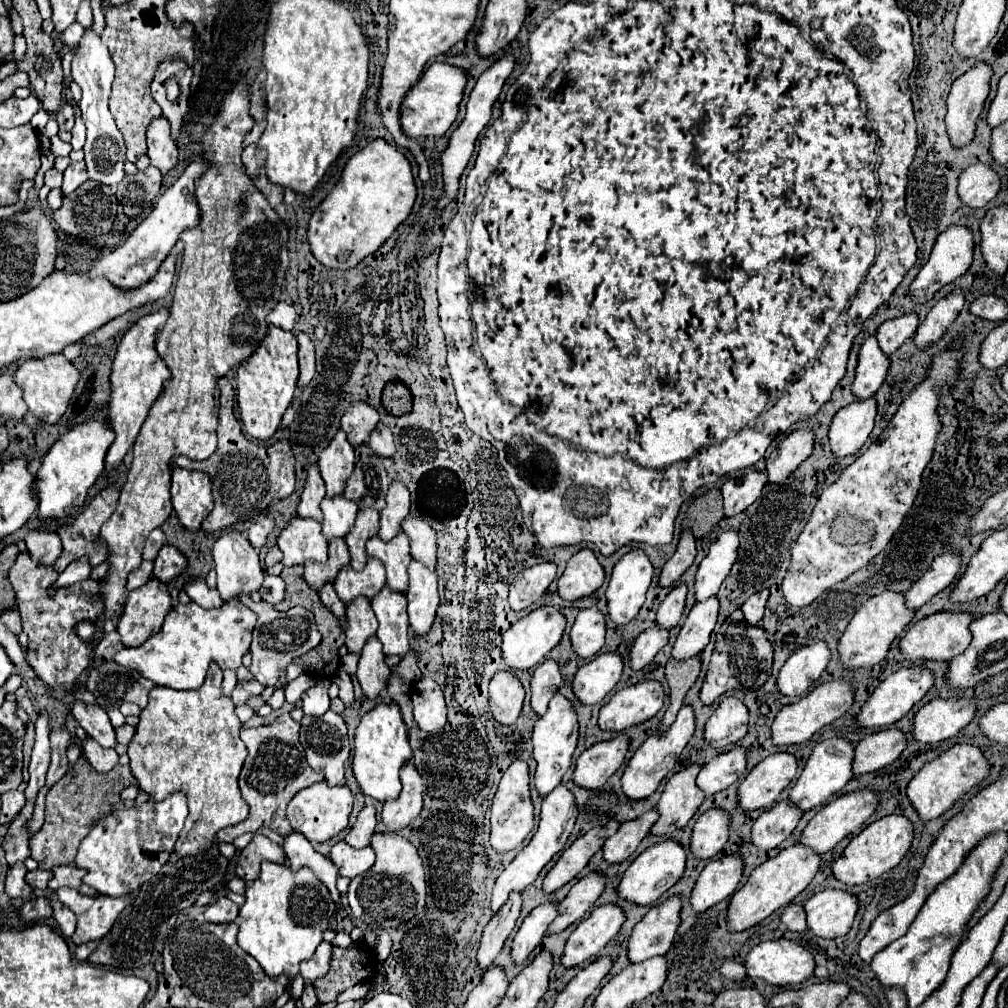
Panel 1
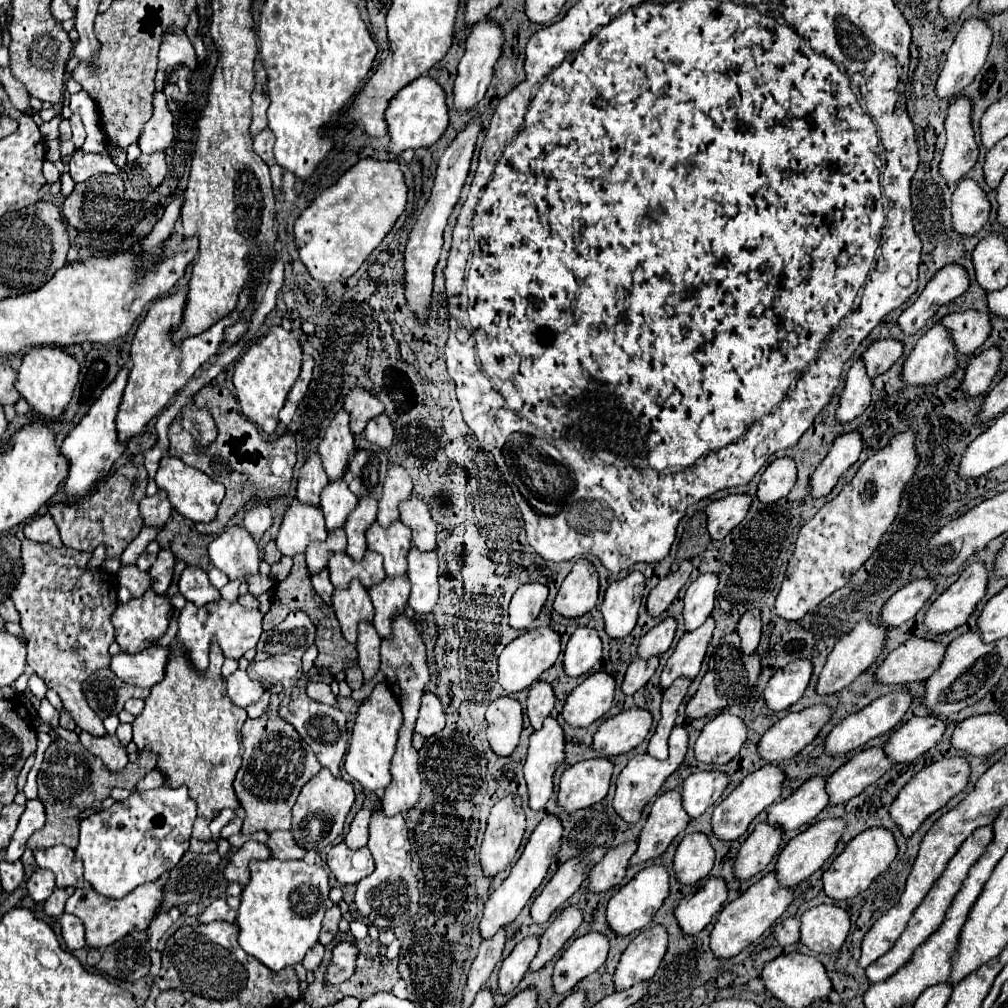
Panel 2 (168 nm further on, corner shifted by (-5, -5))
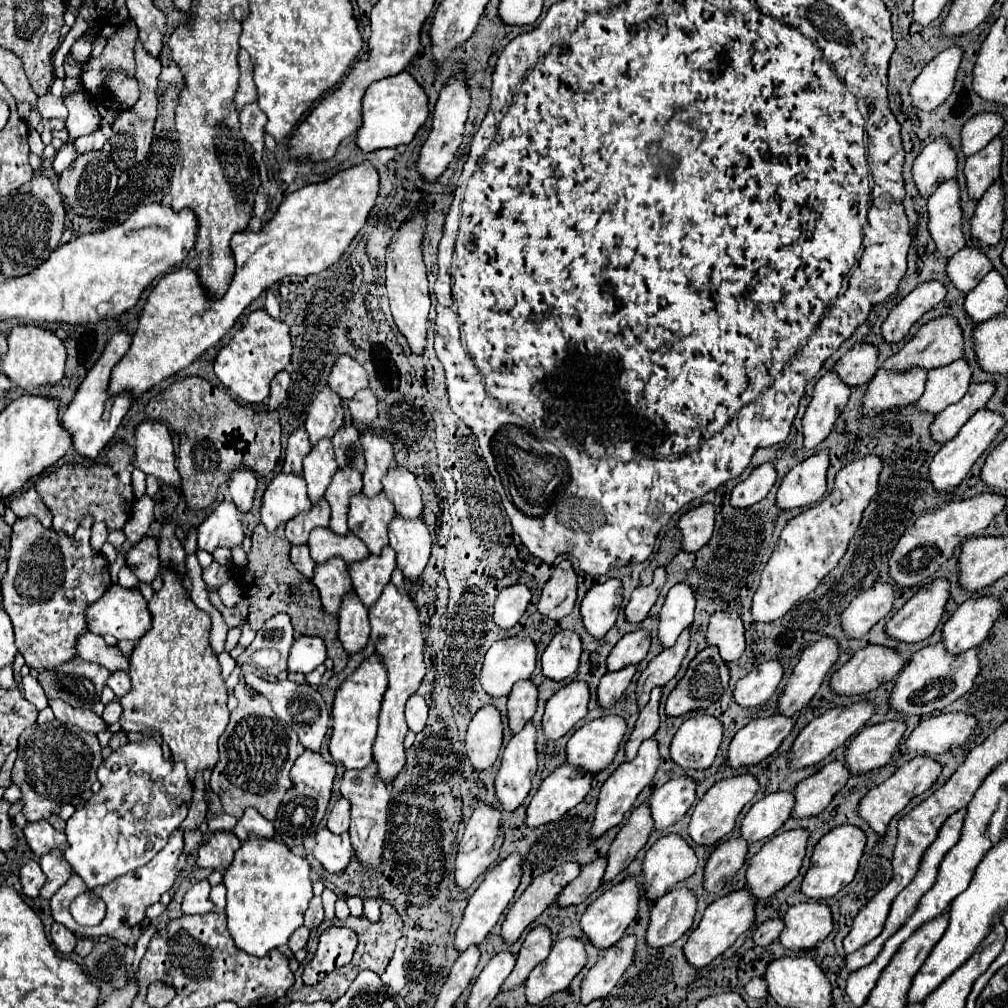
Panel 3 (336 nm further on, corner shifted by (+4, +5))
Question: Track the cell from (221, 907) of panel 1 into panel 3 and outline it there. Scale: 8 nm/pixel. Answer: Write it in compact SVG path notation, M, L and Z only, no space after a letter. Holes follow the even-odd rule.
M204 879L200 883L196 883L186 895L184 895L184 901L182 901L182 911L188 913L188 915L204 915L204 913L210 913L214 909L214 903L210 901L208 897L210 893L210 883Z

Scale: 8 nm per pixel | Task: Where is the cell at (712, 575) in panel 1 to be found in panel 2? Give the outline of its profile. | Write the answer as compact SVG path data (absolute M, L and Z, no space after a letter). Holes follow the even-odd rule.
M705 573L705 575L699 575L689 585L689 589L687 589L685 597L683 597L683 603L685 603L683 617L685 617L687 631L697 629L711 615L711 611L715 607L717 583L719 583L717 573Z

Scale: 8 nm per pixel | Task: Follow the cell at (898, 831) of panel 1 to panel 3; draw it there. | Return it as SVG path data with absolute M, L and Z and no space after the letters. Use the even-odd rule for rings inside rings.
M840 825L834 827L830 833L826 833L816 845L814 845L814 853L810 859L810 869L804 875L804 881L800 885L800 891L810 897L810 899L830 899L834 897L842 887L846 887L858 869L858 861L862 857L866 845L866 835L852 825Z

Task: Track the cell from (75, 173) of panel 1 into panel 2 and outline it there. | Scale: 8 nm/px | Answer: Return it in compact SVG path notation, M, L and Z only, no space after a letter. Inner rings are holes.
M77 149L73 153L73 157L67 163L67 171L73 177L75 183L83 183L87 179L91 179L97 173L111 173L111 175L121 175L125 169L119 169L111 157L107 153L83 153L81 149Z

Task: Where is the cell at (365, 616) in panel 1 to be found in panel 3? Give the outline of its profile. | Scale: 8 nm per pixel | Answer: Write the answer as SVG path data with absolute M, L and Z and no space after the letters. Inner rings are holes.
M332 557L326 563L316 565L312 583L318 587L322 605L328 613L336 615L342 603L342 597L352 591L352 581L348 577L348 567L342 557Z

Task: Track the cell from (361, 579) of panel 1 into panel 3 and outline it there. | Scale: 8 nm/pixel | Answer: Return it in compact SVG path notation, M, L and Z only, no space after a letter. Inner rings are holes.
M326 527L312 529L308 547L310 547L310 557L314 559L314 563L324 563L330 557L340 555L350 565L350 563L362 561L370 553L368 547L354 533L336 535Z

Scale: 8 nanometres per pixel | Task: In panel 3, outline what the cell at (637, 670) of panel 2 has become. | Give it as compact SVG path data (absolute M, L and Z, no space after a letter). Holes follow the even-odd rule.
M628 667L628 669L616 671L616 673L606 673L600 679L598 689L596 689L598 705L604 707L604 709L610 709L620 699L620 695L624 693L624 689L630 685L634 673L636 673L636 667Z

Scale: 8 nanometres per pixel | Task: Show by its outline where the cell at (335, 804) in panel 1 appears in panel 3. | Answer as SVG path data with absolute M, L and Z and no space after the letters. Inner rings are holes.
M304 751L294 767L290 769L290 779L292 779L292 789L286 791L286 795L282 797L282 805L276 813L274 819L274 827L276 827L276 835L290 847L300 847L302 841L308 835L314 835L318 831L318 825L326 813L330 795L332 795L332 783L334 783L334 775L336 775L336 767L328 761L324 761L324 757L320 753L314 751Z

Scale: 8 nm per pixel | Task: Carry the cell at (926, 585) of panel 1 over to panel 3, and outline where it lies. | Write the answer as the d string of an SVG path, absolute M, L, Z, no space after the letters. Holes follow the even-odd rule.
M876 583L872 589L860 593L856 599L850 601L850 605L840 613L840 625L846 627L846 639L860 639L862 635L866 635L870 631L872 625L876 625L880 619L884 619L894 603L894 587L888 583Z

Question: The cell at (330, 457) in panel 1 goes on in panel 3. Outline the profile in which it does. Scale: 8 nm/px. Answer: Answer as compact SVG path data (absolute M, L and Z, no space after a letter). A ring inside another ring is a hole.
M326 385L308 405L306 415L306 431L310 435L310 443L316 445L316 441L324 437L332 437L336 429L342 425L342 401L340 397Z

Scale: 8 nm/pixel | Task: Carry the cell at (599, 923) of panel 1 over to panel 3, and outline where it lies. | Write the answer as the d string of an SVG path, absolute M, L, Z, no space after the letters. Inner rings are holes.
M574 937L560 939L552 945L546 961L536 965L526 979L526 1003L540 1005L550 995L564 991L586 963L584 943Z

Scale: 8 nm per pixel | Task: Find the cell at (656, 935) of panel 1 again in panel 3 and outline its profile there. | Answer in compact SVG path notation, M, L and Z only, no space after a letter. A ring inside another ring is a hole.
M624 935L616 945L600 953L598 963L586 973L582 981L580 1005L604 999L614 989L622 973L628 969L628 965L632 965L634 947L636 947L636 937Z

